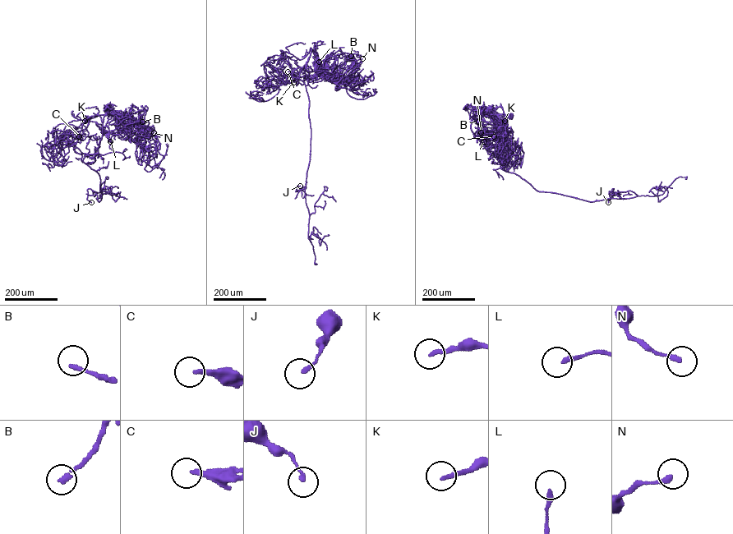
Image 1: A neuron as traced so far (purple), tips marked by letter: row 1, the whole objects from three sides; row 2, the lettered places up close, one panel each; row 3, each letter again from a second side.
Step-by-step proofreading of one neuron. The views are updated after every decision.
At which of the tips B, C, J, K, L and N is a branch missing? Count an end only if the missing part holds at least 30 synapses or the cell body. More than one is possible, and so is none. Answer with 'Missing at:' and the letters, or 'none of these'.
Missing at: C

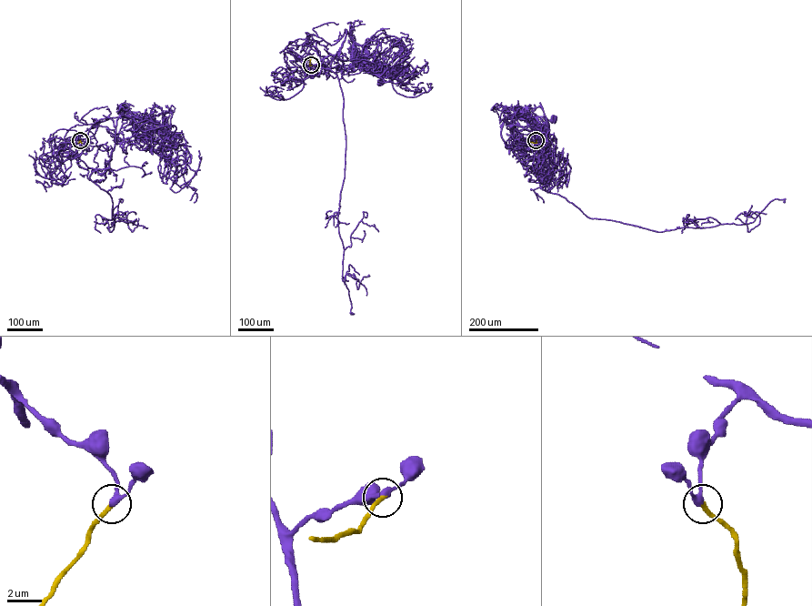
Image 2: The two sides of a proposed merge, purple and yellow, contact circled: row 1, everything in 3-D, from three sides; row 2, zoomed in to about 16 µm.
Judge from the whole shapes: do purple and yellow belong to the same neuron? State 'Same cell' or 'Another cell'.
Same cell

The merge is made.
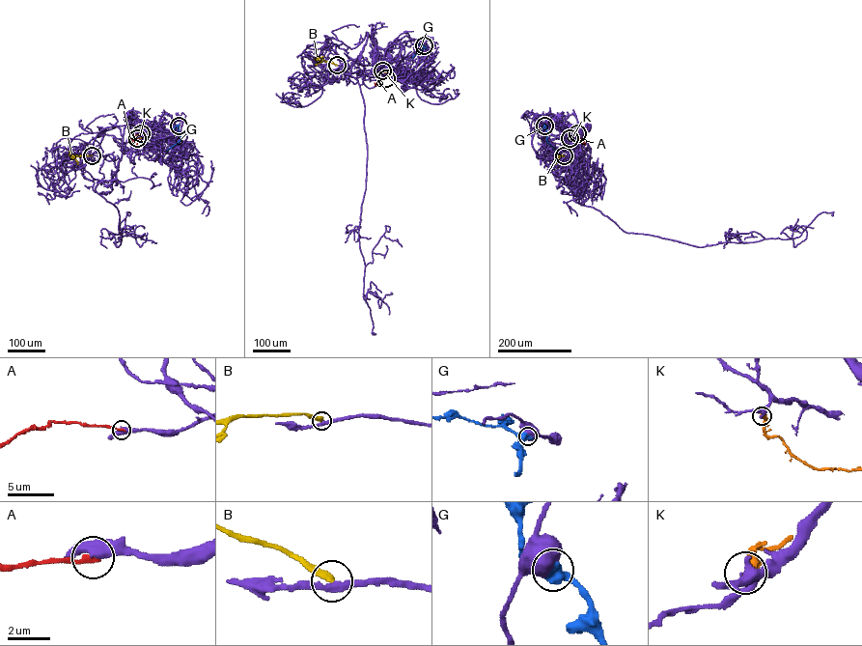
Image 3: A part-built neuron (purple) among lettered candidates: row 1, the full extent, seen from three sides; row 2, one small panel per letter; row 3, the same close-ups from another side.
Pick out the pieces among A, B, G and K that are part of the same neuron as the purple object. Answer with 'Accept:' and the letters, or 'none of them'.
Accept: none of them

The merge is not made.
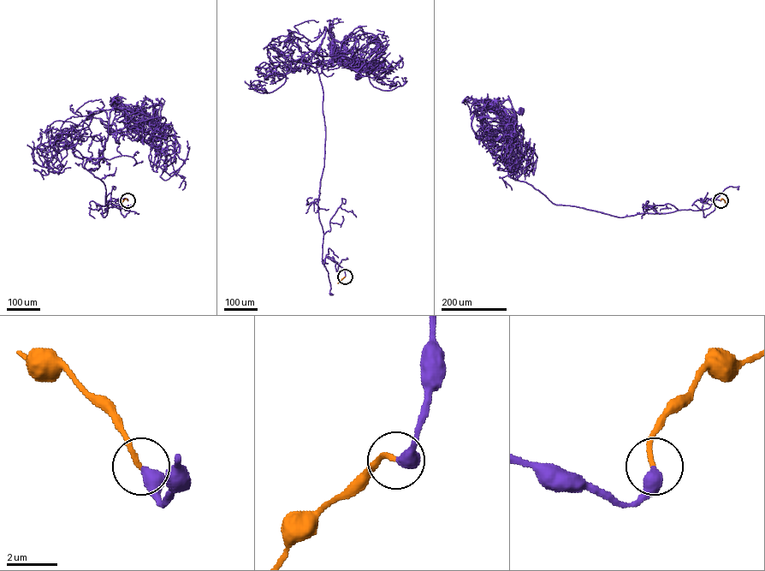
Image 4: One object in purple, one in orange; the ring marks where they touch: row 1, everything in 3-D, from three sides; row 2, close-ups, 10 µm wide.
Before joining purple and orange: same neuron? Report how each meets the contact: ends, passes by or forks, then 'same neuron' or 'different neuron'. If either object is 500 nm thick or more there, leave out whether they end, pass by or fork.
purple ends; orange ends; same neuron

